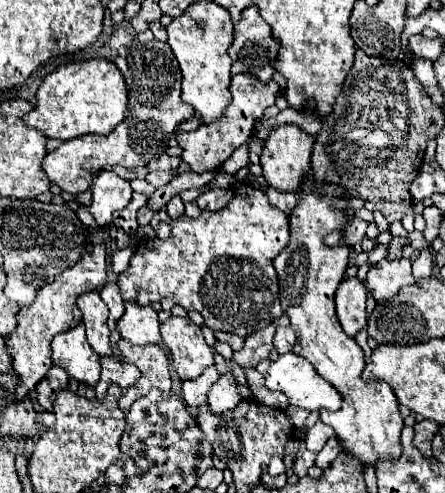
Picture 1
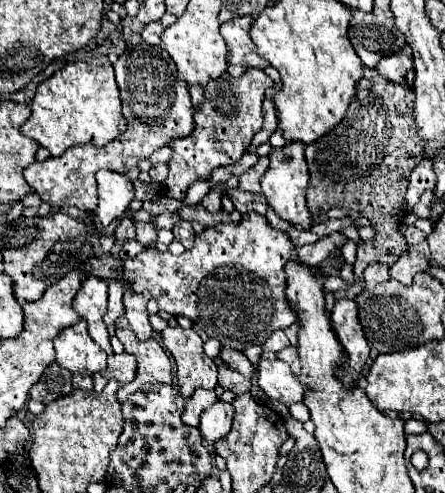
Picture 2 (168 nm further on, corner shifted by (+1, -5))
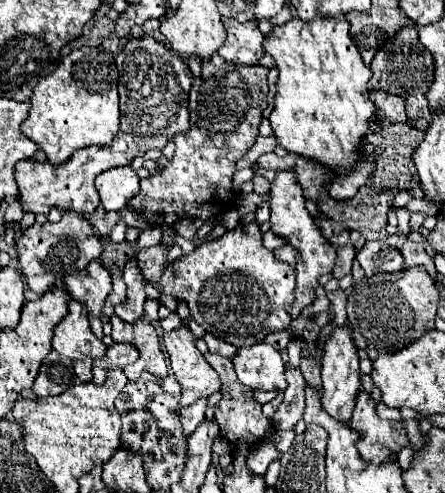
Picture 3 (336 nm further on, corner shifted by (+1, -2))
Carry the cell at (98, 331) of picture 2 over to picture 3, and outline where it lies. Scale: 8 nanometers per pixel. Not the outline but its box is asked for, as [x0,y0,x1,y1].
[63,262,111,338]

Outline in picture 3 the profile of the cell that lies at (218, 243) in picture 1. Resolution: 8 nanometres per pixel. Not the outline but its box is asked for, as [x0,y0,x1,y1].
[139,224,295,346]

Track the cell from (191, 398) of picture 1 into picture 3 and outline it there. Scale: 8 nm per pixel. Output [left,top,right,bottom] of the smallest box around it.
[181,398,207,438]

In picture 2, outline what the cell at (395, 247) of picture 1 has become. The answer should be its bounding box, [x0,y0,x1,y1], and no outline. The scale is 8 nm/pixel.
[305,67,421,279]

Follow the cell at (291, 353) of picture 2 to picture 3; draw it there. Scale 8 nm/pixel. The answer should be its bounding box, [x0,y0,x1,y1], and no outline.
[271,366,307,430]

